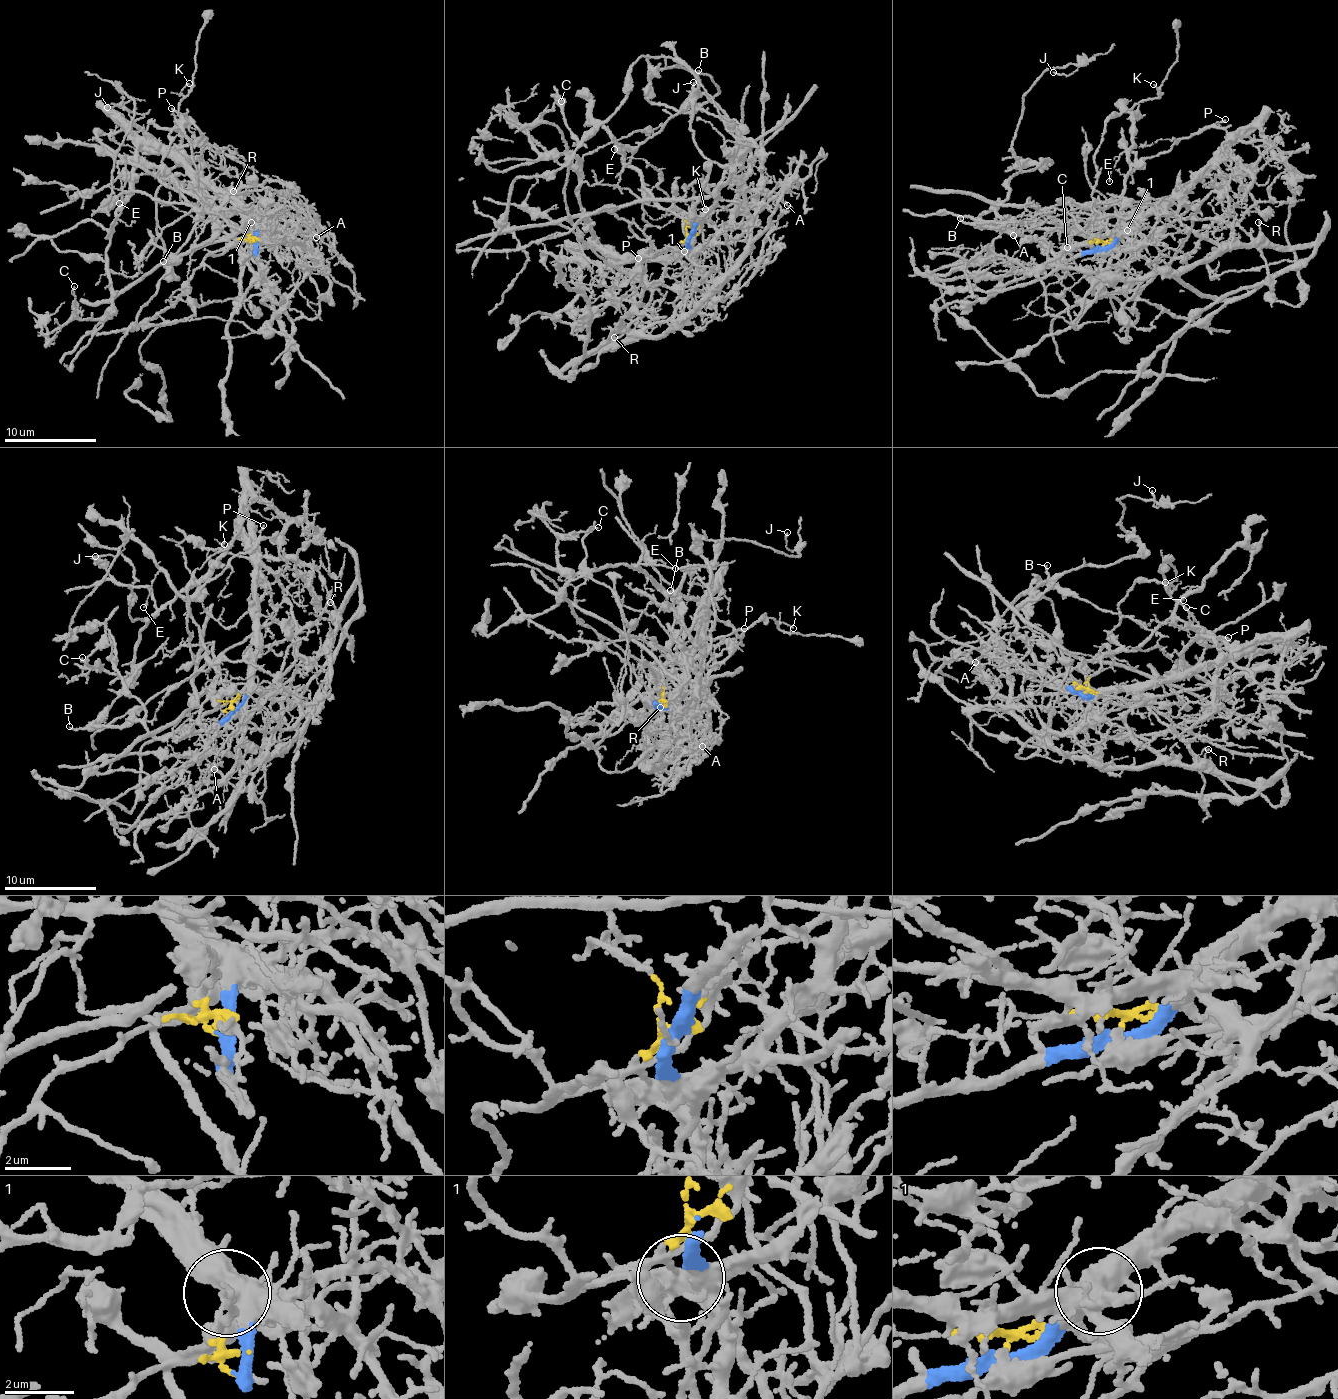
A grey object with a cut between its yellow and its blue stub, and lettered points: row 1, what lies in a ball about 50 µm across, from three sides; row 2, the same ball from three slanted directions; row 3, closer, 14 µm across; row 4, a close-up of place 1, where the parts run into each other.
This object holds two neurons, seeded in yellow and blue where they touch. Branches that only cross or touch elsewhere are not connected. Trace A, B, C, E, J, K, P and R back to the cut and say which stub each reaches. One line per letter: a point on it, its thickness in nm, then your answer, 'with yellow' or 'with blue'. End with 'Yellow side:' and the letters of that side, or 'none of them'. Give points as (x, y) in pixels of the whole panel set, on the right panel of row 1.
A: (1013, 235) | 60 nm | with blue
B: (960, 218) | 150 nm | with blue
C: (1067, 247) | 110 nm | with blue
E: (1109, 181) | 120 nm | with yellow
J: (1053, 72) | 150 nm | with blue
K: (1153, 84) | 120 nm | with yellow
P: (1225, 119) | 150 nm | with yellow
R: (1258, 222) | 130 nm | with blue
Yellow side: E, K, P

